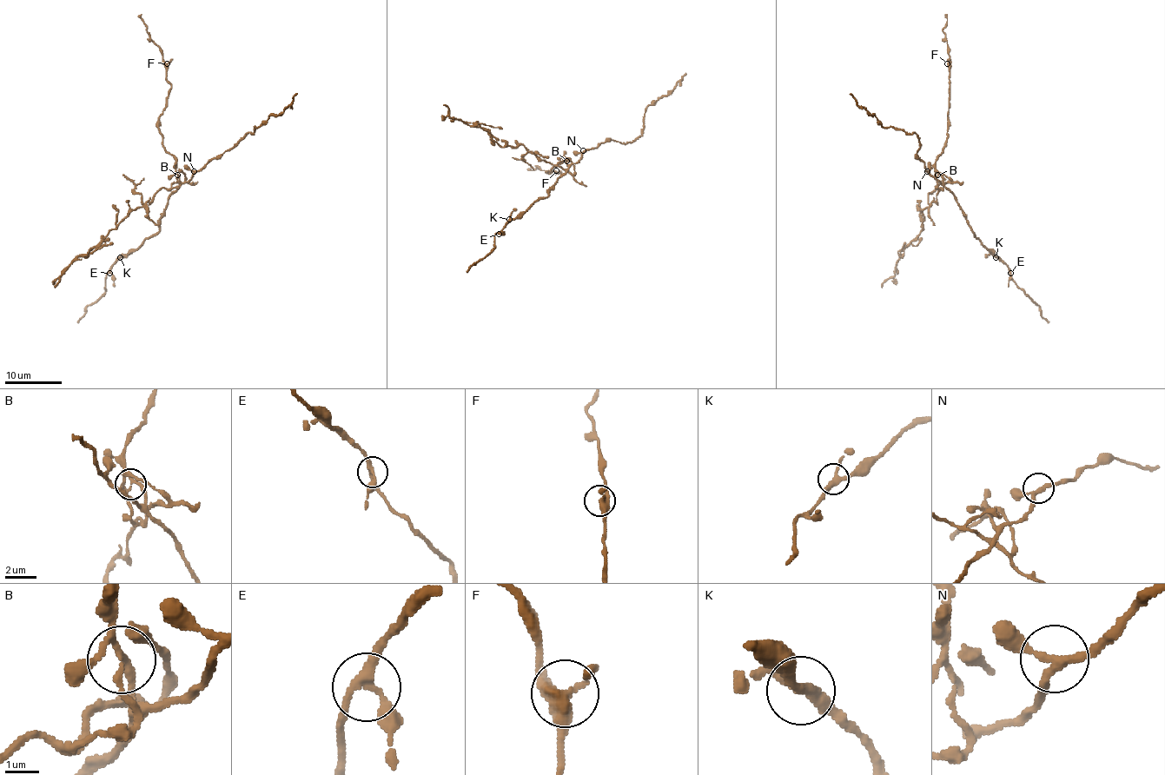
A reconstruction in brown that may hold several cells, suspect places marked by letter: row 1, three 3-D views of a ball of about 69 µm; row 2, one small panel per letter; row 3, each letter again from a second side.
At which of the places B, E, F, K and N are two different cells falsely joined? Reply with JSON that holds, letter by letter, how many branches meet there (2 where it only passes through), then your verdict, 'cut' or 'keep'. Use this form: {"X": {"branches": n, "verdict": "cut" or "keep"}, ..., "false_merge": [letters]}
{"B": {"branches": 4, "verdict": "cut"}, "E": {"branches": 3, "verdict": "keep"}, "F": {"branches": 3, "verdict": "keep"}, "K": {"branches": 3, "verdict": "keep"}, "N": {"branches": 3, "verdict": "keep"}, "false_merge": ["B"]}

